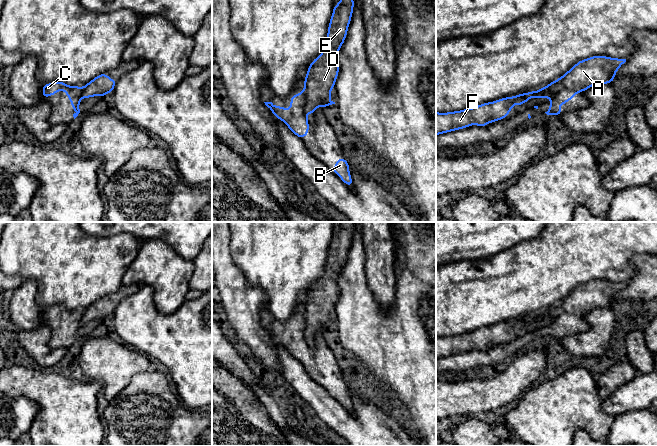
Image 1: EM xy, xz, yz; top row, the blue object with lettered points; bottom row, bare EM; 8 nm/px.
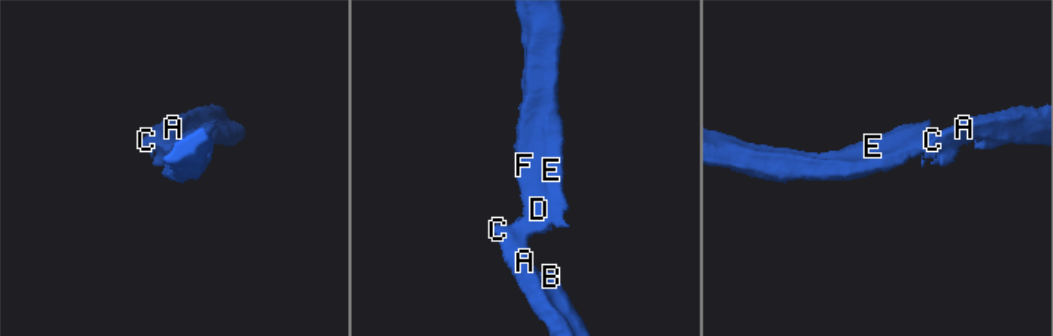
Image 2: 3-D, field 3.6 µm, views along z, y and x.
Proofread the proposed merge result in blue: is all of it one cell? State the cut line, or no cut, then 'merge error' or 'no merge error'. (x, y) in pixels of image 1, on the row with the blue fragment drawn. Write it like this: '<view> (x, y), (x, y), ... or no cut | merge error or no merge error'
xz (303, 92), (304, 110), (306, 112) | merge error

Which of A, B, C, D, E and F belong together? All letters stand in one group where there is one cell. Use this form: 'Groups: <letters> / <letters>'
Groups: A B C / D E F

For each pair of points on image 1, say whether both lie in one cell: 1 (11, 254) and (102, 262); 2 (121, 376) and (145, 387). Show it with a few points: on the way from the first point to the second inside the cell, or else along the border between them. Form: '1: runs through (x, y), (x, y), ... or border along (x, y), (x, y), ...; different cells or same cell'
1: runs through (34, 254), (79, 255); same cell
2: border along (151, 367), (145, 371), (137, 372), (115, 397); different cells

